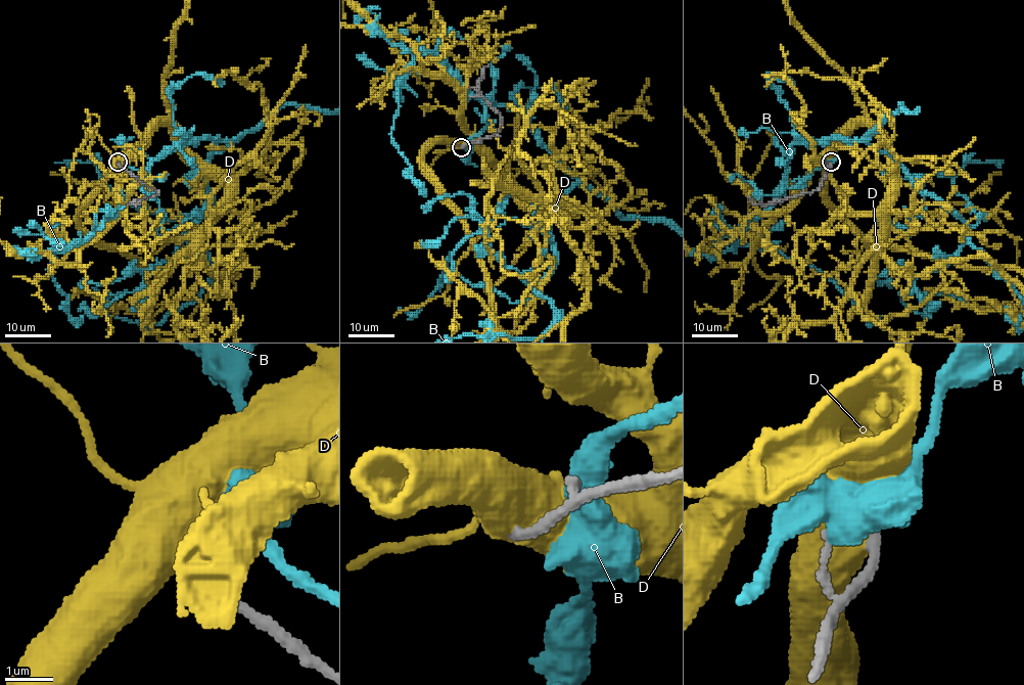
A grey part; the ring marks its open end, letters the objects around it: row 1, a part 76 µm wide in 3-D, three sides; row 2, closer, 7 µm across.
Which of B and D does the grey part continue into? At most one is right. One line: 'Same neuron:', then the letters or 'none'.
Same neuron: none

